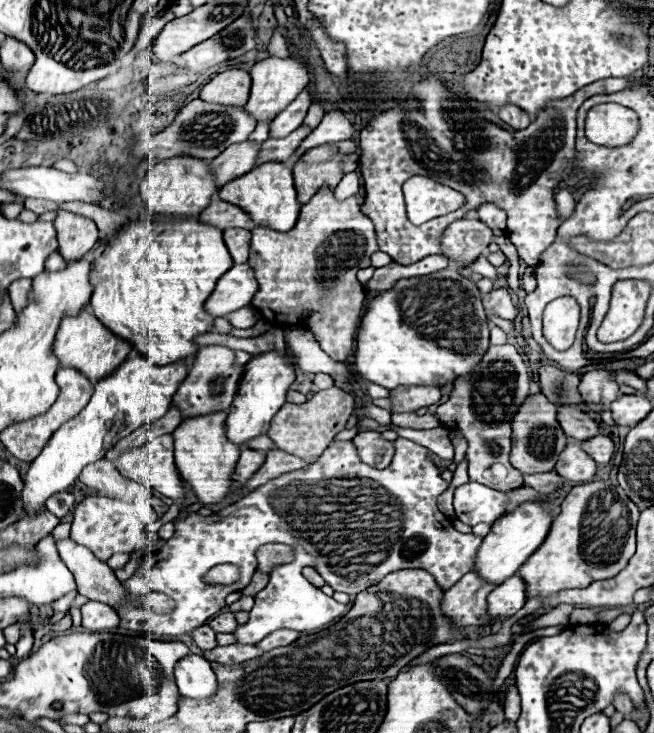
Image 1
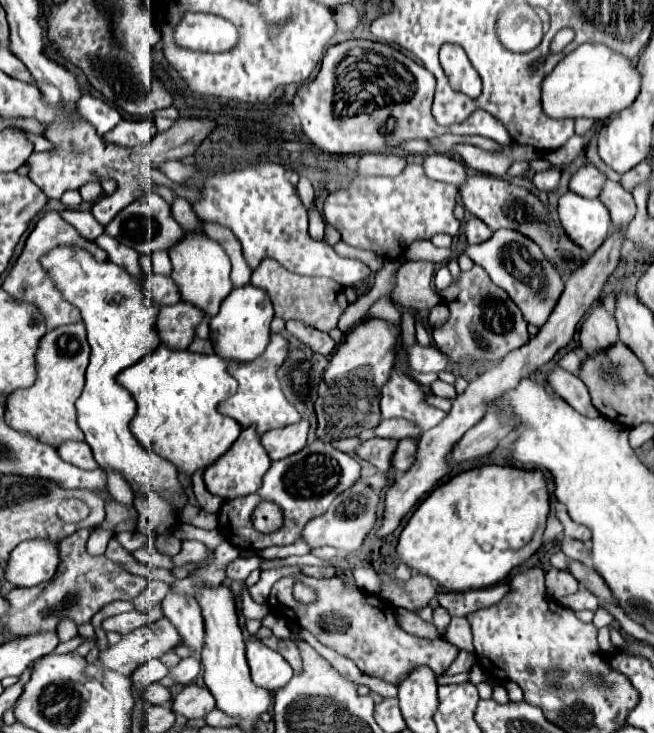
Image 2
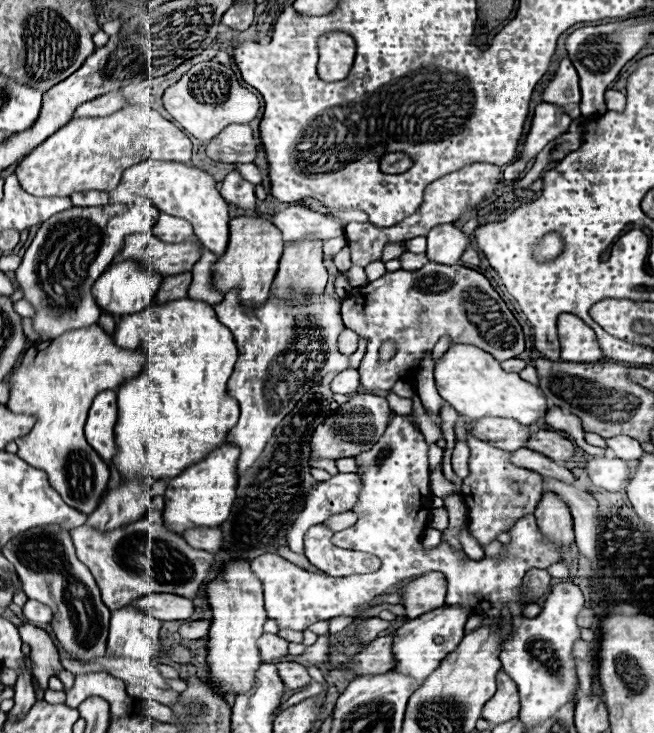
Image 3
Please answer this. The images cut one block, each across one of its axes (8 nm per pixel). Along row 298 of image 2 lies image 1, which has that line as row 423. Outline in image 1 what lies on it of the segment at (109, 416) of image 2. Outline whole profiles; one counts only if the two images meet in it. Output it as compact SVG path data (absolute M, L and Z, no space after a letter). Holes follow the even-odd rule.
M138 356L134 360L126 360L110 378L100 380L94 386L86 408L68 424L62 424L48 440L40 456L30 464L24 478L26 514L44 510L44 502L52 494L64 492L68 486L72 486L84 466L102 460L118 440L132 434L136 428L140 428L140 424L150 424L152 420L164 416L186 374L186 364L154 366L146 358Z

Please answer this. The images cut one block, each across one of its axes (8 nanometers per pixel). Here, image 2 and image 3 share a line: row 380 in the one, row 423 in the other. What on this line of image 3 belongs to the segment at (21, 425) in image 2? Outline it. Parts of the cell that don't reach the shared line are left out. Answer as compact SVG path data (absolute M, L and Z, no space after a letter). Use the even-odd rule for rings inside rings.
M100 326L64 332L48 346L34 352L30 364L30 348L20 366L12 372L12 390L8 408L14 414L36 416L36 424L28 436L16 440L18 456L30 466L48 474L50 486L62 500L82 514L92 514L100 504L110 470L84 438L84 422L92 400L104 390L116 390L122 382L136 378L144 366L142 352L118 348Z

